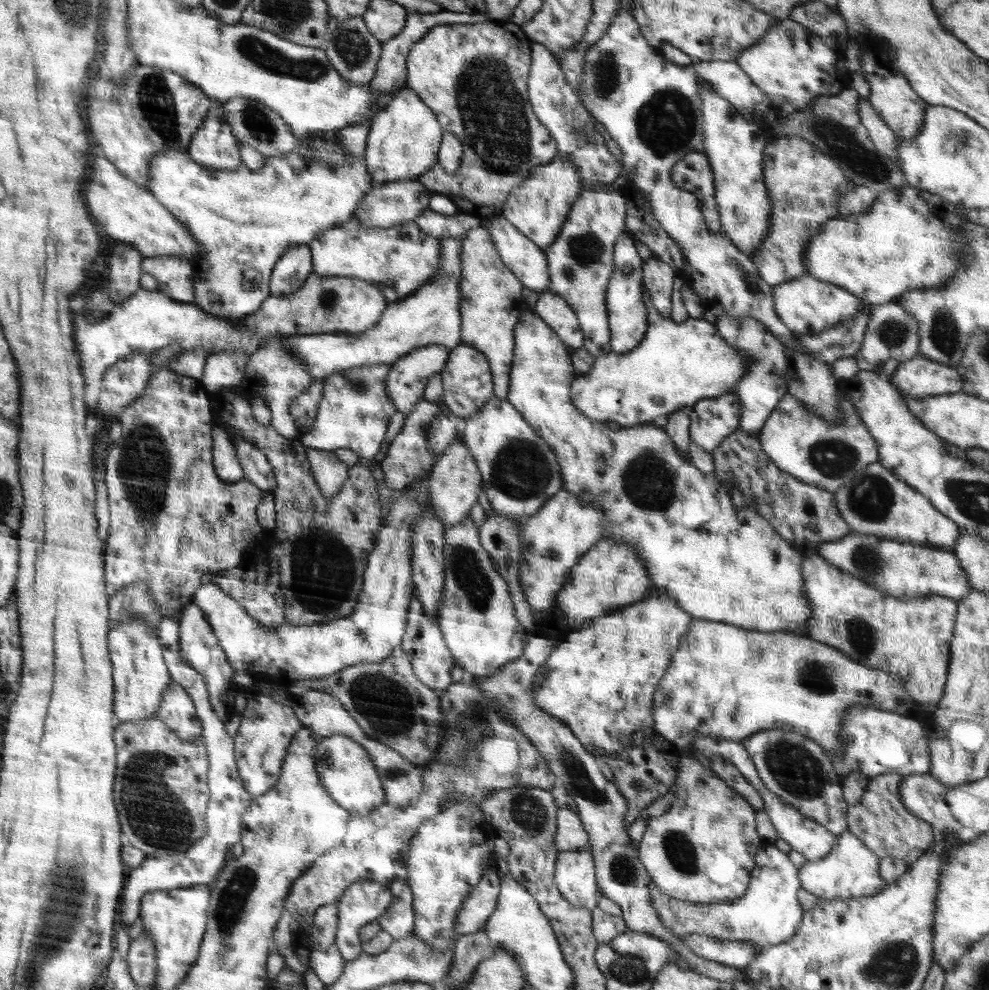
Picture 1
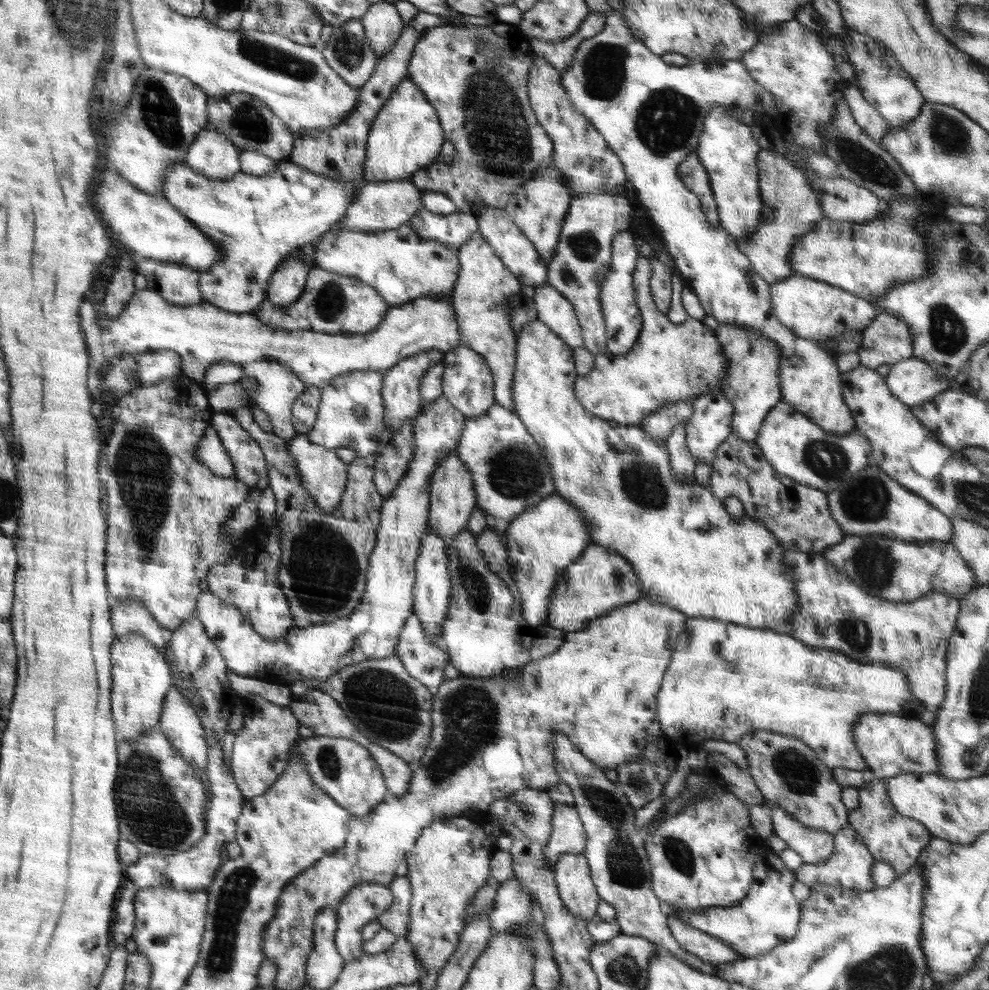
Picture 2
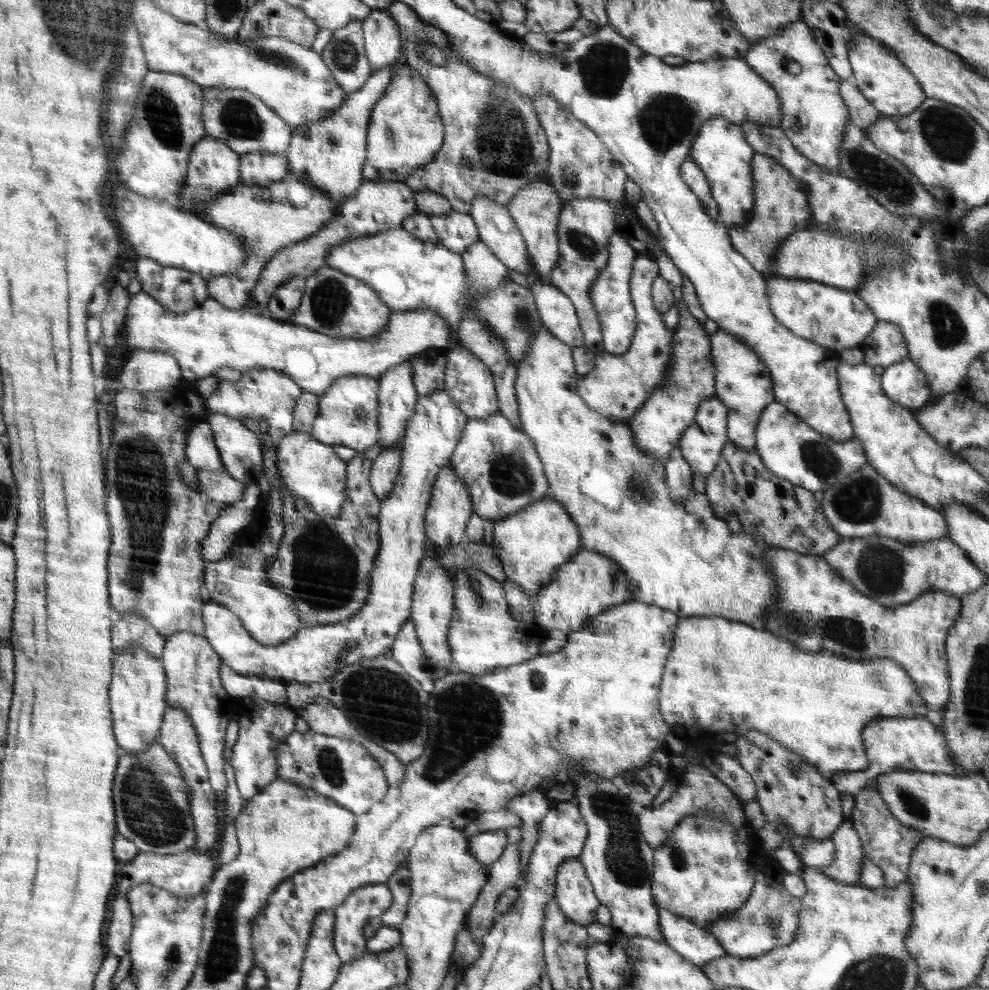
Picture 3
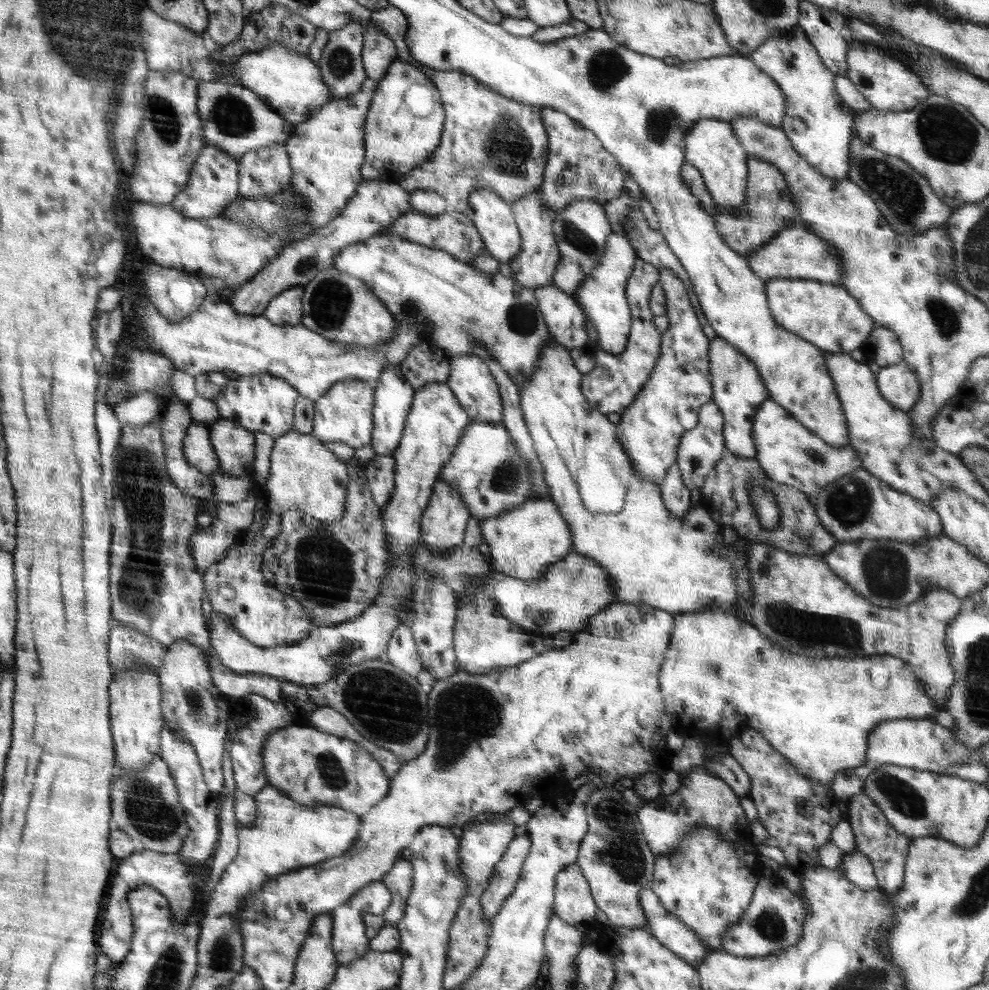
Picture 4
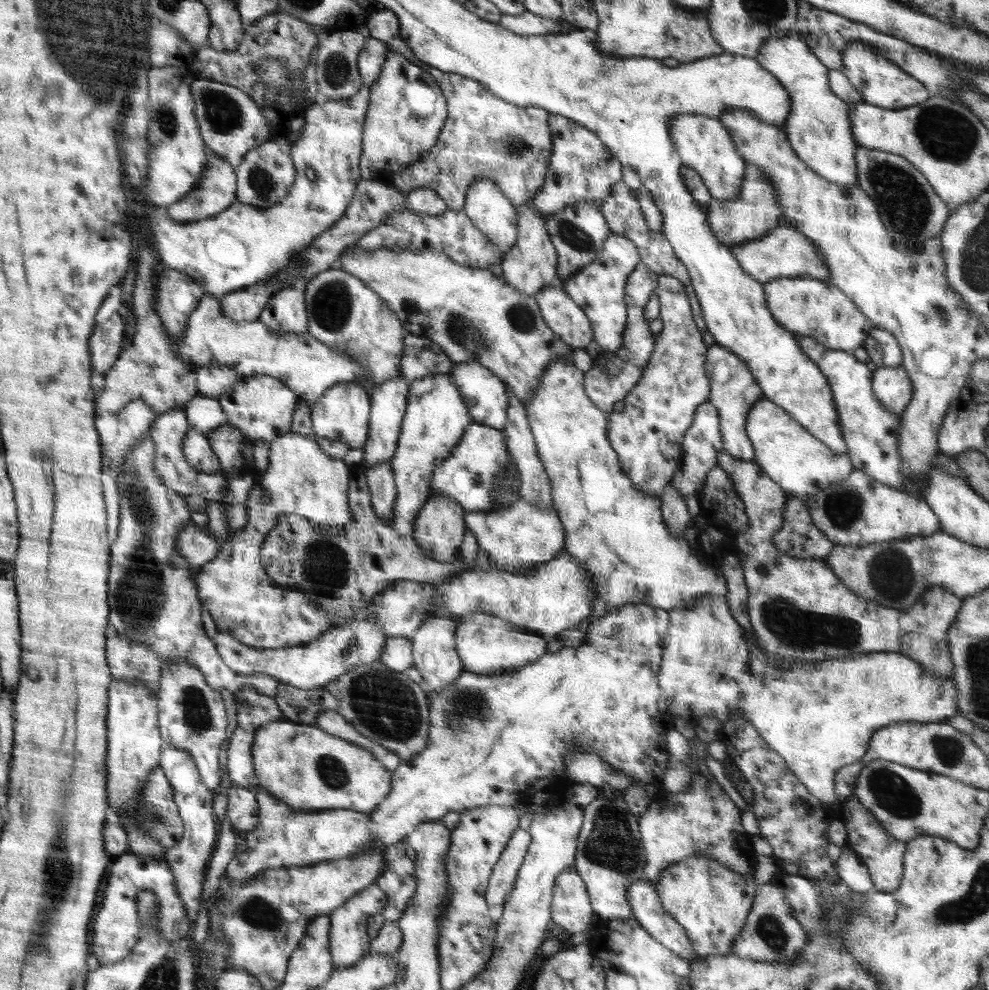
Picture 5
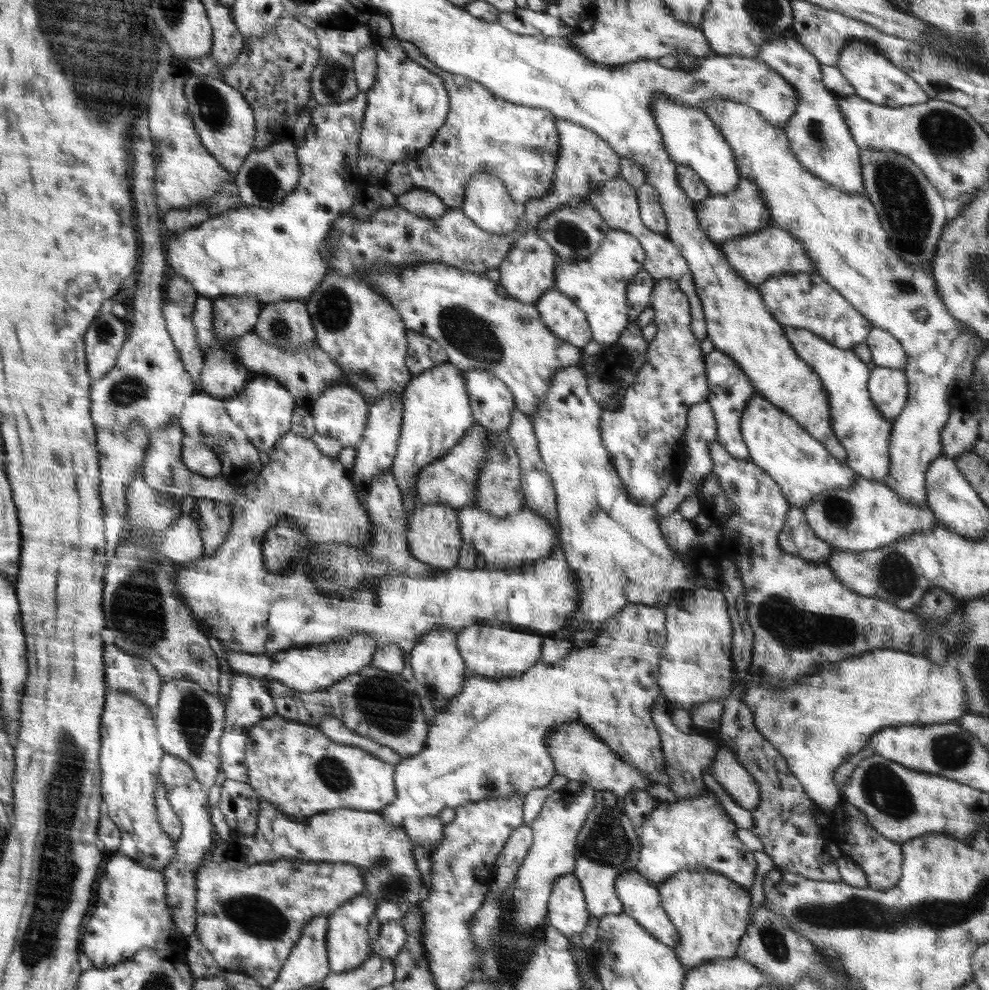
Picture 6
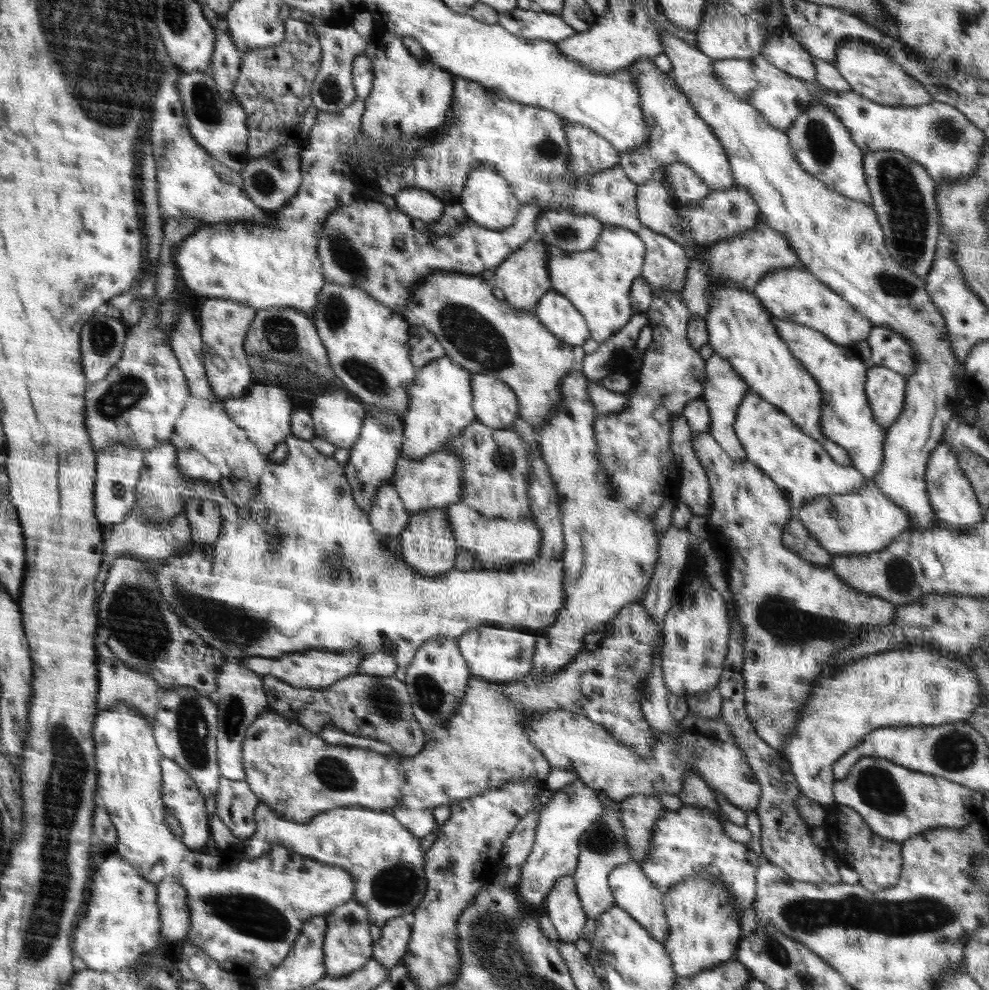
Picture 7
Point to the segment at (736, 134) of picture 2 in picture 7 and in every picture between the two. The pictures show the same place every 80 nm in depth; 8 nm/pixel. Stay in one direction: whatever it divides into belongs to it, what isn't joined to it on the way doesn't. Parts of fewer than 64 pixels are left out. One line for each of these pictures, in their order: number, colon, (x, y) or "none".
3: (721, 150)
4: (710, 145)
5: (704, 143)
6: (690, 137)
7: (679, 135)

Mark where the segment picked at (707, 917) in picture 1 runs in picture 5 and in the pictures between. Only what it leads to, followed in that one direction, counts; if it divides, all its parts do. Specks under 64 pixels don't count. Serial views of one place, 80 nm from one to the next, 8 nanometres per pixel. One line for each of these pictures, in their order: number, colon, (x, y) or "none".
2: (768, 916)
3: (769, 919)
4: (773, 921)
5: (771, 934)

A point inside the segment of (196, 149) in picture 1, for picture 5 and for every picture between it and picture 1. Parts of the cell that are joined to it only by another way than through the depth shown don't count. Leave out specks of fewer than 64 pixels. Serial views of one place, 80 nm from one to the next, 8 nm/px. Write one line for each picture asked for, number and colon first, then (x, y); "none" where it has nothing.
2: (212, 154)
3: (213, 169)
4: (214, 183)
5: (216, 192)

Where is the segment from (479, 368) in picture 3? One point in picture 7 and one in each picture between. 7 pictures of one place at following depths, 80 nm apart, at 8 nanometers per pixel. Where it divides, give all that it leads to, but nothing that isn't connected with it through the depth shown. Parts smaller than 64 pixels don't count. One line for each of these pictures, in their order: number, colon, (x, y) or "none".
4: (470, 378)
5: (484, 393)
6: (493, 404)
7: (496, 405)

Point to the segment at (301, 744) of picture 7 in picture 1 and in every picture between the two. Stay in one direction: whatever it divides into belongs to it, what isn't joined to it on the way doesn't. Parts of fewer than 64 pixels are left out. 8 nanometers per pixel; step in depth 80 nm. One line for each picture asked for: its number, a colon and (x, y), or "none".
1: (347, 772)
2: (342, 768)
3: (341, 769)
4: (312, 767)
5: (309, 769)
6: (293, 766)

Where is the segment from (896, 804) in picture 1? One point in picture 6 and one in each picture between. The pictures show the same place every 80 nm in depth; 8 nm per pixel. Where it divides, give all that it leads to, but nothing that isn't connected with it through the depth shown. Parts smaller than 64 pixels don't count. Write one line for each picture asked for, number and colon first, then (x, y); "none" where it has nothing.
2: (890, 837)
3: (888, 843)
4: (884, 846)
5: (883, 854)
6: (881, 859)

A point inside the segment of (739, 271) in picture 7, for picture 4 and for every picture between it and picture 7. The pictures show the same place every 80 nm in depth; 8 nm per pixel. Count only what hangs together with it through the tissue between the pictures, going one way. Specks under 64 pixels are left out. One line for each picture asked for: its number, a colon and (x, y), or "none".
4: (794, 253)
5: (783, 252)
6: (769, 252)

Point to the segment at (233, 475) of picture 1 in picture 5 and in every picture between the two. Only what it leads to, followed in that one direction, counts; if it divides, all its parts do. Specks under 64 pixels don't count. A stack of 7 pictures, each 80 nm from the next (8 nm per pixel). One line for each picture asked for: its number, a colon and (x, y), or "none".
2: (210, 451)
3: (202, 452)
4: (198, 448)
5: (198, 451)

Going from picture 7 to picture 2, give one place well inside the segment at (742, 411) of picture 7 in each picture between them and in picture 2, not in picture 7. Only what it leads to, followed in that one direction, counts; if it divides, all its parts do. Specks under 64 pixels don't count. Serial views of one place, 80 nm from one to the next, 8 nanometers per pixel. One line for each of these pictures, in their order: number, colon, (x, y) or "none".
2: (796, 447)
3: (788, 447)
4: (789, 453)
5: (802, 465)
6: (802, 466)

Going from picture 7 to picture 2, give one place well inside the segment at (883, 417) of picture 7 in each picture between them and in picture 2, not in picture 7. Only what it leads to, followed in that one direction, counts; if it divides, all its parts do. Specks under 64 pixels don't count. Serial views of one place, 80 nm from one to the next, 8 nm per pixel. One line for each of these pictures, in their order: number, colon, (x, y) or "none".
2: (913, 382)
3: (904, 383)
4: (899, 385)
5: (891, 385)
6: (888, 387)

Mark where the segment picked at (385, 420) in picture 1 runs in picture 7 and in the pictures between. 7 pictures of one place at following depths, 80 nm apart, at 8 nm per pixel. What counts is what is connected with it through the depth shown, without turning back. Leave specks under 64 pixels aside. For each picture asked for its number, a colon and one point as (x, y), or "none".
2: (352, 411)
3: (348, 414)
4: (345, 414)
5: (341, 414)
6: (341, 412)
7: (337, 417)

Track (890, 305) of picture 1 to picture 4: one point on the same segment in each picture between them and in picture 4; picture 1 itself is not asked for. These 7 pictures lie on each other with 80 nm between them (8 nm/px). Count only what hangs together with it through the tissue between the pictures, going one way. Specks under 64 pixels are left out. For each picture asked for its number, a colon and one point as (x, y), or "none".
2: (887, 341)
3: (884, 346)
4: (882, 346)

